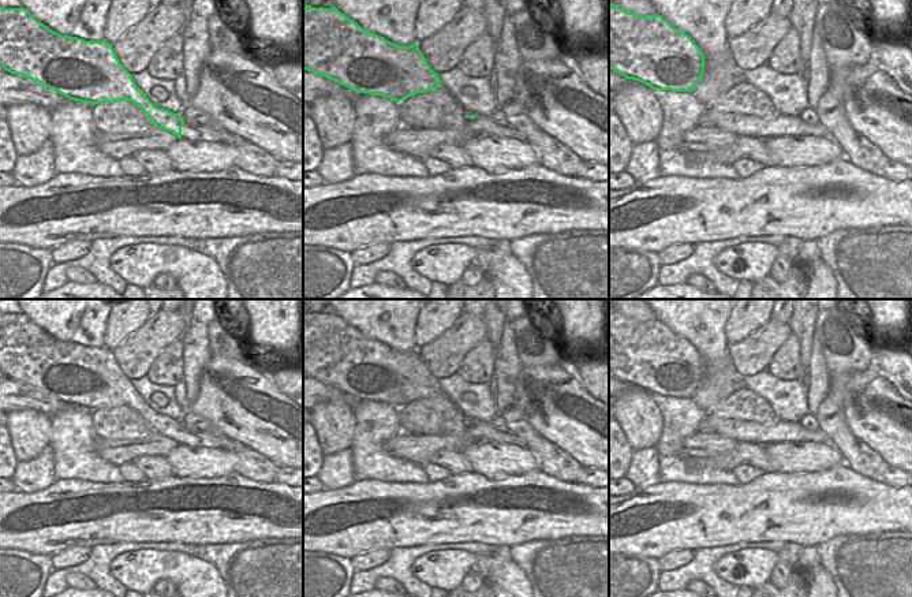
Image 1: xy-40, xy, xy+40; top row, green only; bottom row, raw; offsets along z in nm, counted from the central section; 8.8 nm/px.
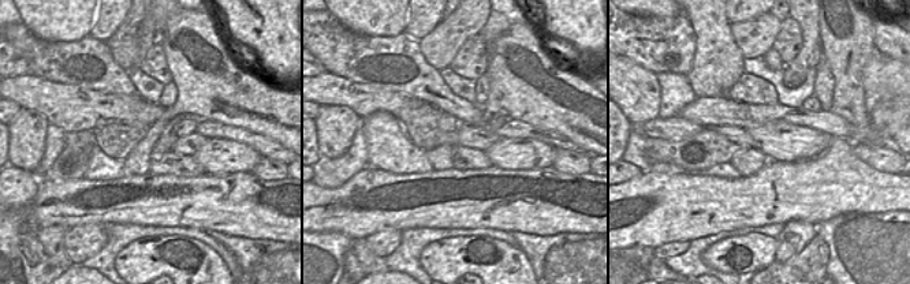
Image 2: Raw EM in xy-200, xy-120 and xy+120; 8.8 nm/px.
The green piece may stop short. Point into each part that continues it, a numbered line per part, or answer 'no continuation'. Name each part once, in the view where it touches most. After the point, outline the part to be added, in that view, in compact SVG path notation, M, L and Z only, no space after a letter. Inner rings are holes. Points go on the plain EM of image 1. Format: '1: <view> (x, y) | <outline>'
1: xy-40 (202, 439) | M186 430L182 433L182 444L188 447L208 447L208 448L221 448L228 452L238 454L243 445L225 437L225 436L213 436L206 432L199 432L191 434Z

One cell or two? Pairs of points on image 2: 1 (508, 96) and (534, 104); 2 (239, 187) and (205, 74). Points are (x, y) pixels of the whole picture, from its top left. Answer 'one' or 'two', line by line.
1: one
2: two

